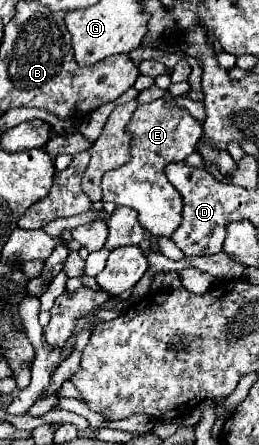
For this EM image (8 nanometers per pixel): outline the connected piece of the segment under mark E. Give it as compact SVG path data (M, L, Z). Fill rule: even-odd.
M155 100L135 110L129 132L133 136L133 150L129 164L109 170L103 174L101 190L103 202L117 206L129 206L139 212L139 222L153 236L171 236L182 221L183 202L175 186L165 178L165 166L169 162L180 162L181 154L195 151L199 136L203 134L201 122L197 122L185 108L173 100Z

